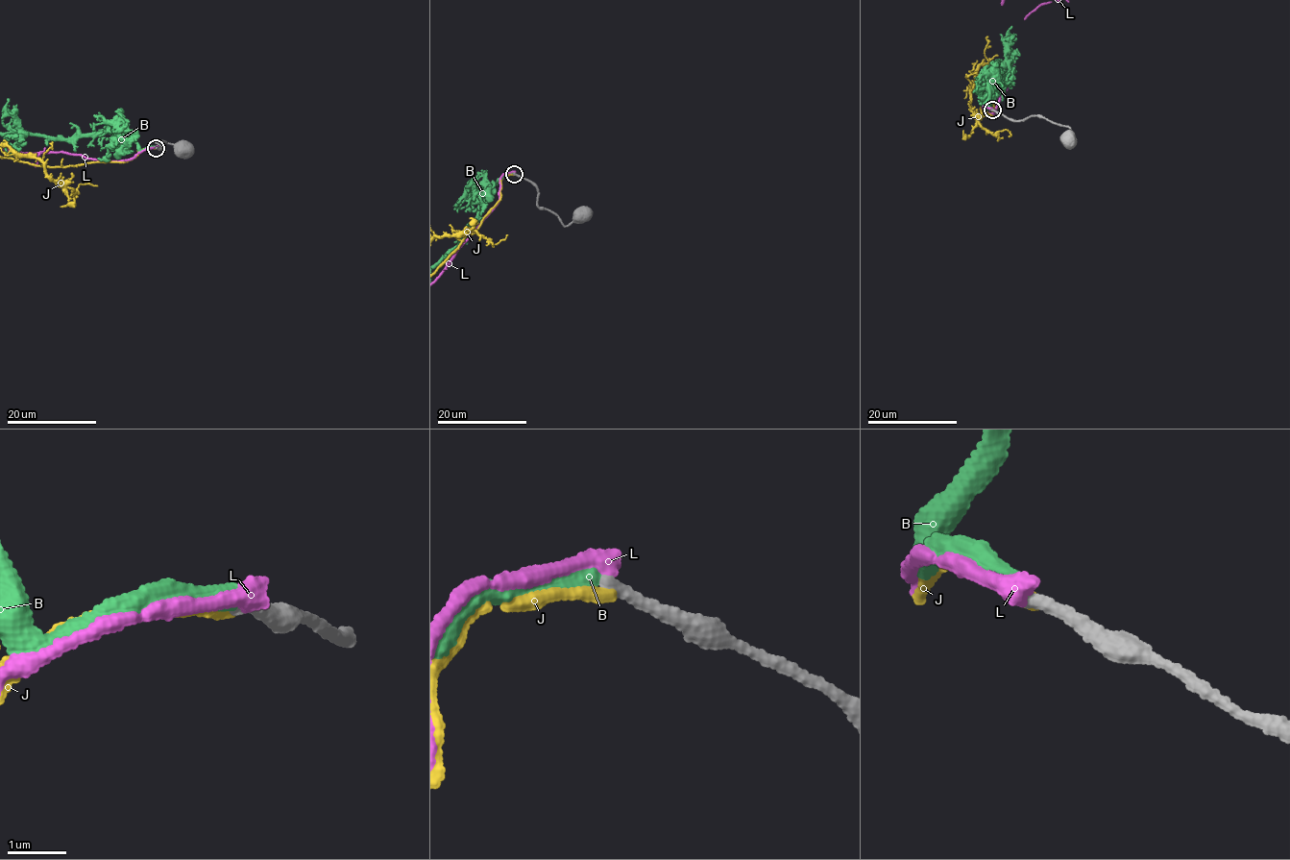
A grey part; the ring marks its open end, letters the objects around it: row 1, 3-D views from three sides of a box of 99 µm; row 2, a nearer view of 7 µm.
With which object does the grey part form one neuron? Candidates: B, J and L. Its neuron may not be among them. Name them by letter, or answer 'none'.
J

